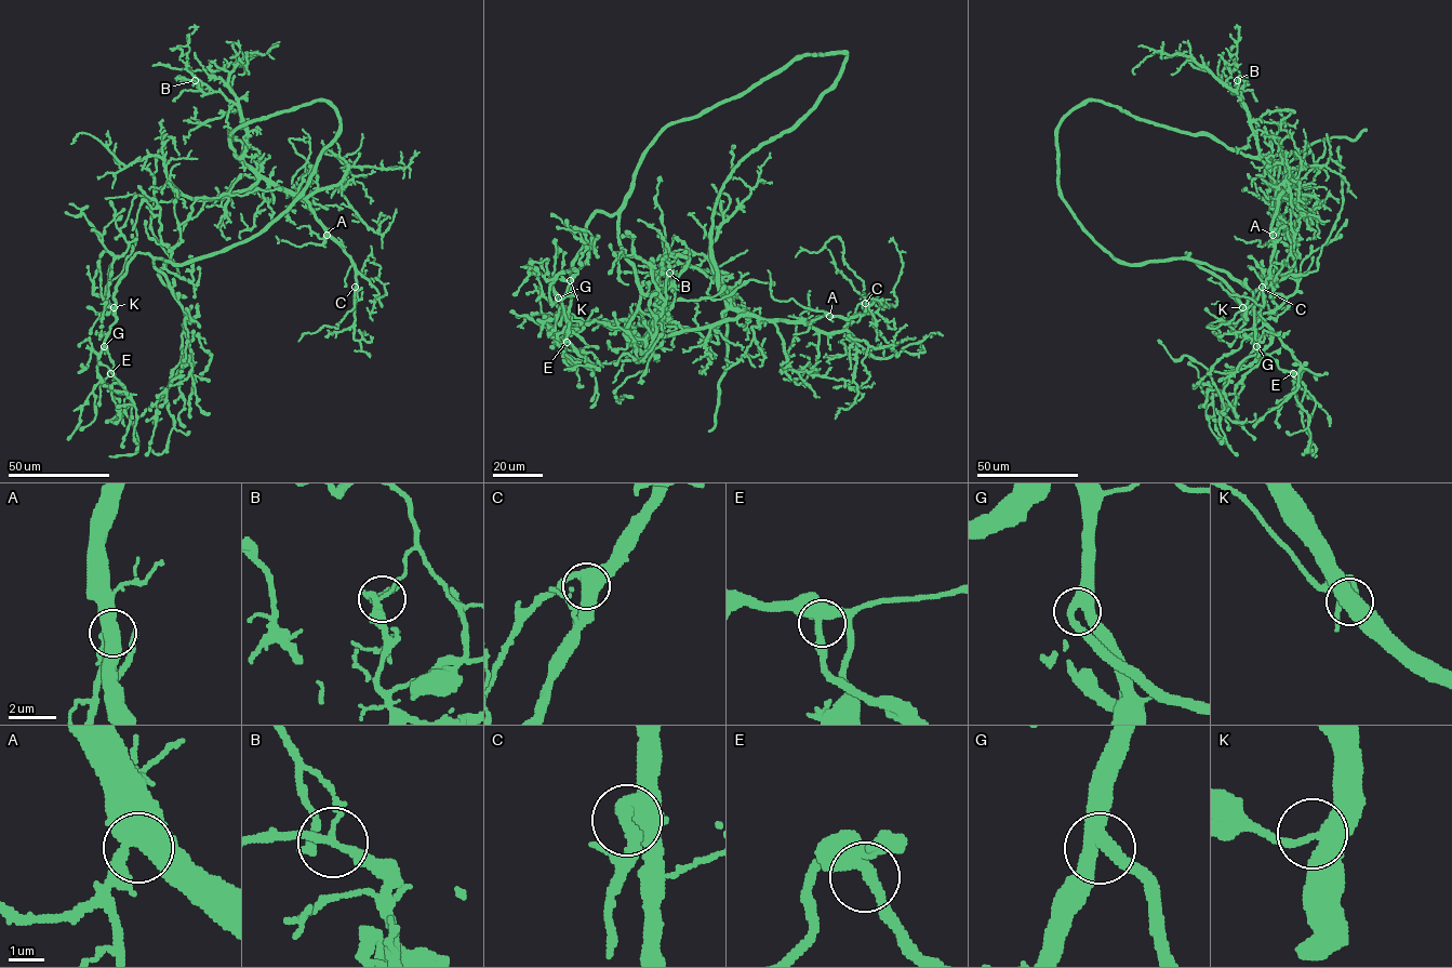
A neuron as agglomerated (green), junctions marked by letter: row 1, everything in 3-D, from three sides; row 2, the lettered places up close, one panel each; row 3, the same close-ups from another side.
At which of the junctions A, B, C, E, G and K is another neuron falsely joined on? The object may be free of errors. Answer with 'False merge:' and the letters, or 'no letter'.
False merge: B

